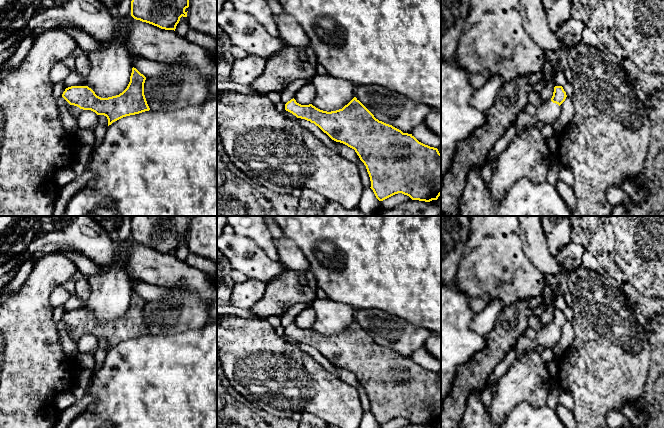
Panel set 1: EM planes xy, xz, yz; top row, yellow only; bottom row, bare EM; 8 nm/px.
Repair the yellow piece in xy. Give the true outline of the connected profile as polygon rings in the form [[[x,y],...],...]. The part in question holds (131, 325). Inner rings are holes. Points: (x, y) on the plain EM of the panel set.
[[[132,292],[130,306],[119,319],[101,322],[88,310],[71,310],[65,313],[62,321],[70,328],[69,334],[78,341],[84,334],[91,334],[108,343],[108,350],[130,339],[149,335],[144,319],[146,301]]]

